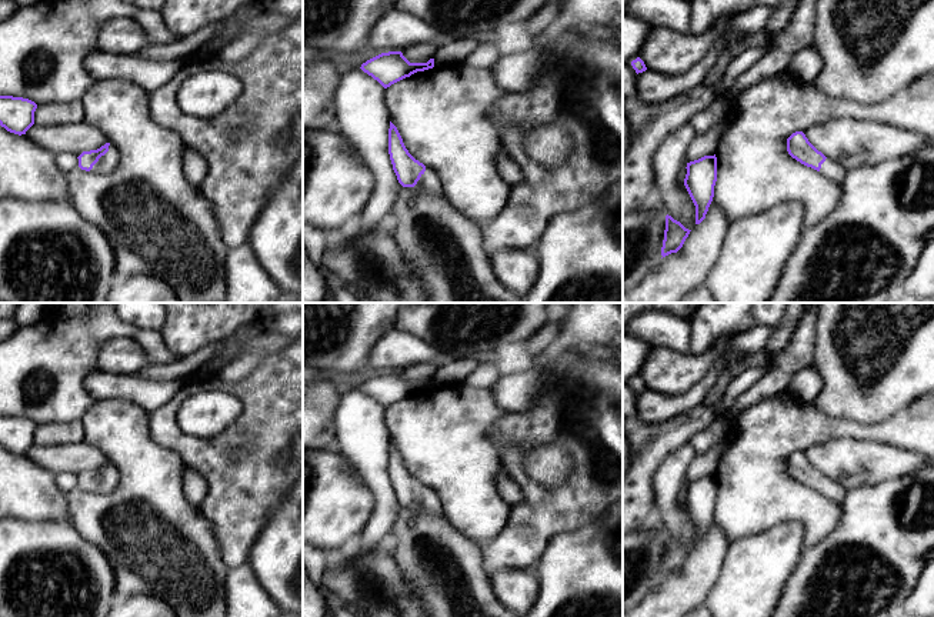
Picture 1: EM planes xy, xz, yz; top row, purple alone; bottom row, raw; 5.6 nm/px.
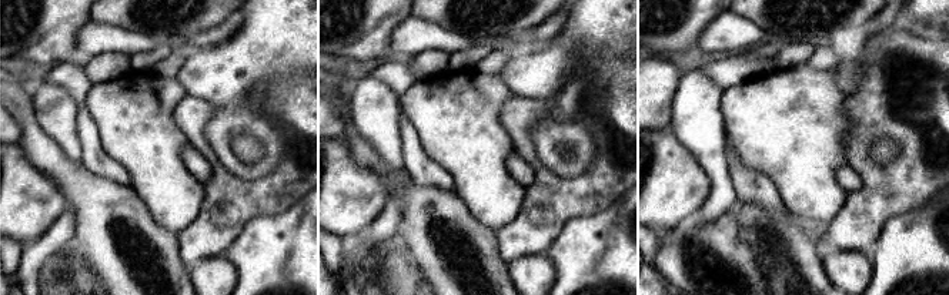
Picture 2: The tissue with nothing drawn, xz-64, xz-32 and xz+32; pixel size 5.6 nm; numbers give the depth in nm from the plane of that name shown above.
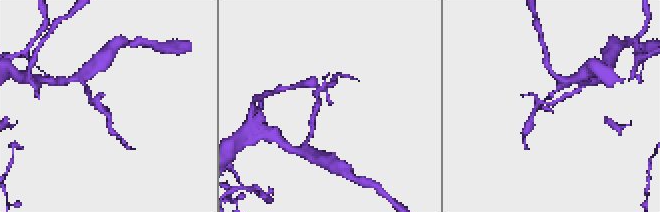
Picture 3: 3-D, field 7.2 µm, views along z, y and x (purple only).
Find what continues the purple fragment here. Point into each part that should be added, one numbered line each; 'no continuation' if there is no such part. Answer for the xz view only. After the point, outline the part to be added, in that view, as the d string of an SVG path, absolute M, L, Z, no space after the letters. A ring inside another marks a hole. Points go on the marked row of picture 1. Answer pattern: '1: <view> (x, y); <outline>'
1: xz (429, 182); M426 167L426 171L421 174L420 180L413 189L417 191L427 191L437 197L444 196L441 190L441 181L438 176L430 167Z

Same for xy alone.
1: xy (107, 163); M110 144L109 151L99 159L90 171L93 173L111 173L116 170L120 160L119 150Z

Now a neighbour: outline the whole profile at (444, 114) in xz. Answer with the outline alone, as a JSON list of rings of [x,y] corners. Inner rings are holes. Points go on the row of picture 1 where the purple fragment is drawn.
[[[466,63],[417,71],[384,91],[390,121],[397,127],[408,153],[438,176],[444,197],[477,224],[494,220],[511,191],[497,170],[497,159],[506,150],[493,117],[494,104],[504,96],[491,69]]]

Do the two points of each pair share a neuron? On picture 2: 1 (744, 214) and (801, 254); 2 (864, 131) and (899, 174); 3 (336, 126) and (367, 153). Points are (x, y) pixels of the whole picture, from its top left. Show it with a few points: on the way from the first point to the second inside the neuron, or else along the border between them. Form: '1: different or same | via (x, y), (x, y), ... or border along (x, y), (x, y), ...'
1: same | via (758, 220), (769, 221), (787, 240)
2: same | via (864, 147), (864, 158), (879, 174), (884, 174)
3: different | border along (336, 100), (336, 107), (344, 121), (343, 136)

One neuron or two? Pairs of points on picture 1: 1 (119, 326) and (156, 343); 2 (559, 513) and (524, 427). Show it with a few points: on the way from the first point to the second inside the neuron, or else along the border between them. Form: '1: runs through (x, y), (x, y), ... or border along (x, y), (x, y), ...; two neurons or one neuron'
1: runs through (127, 330), (147, 339); one neuron
2: runs through (537, 494), (517, 473), (517, 449); one neuron

